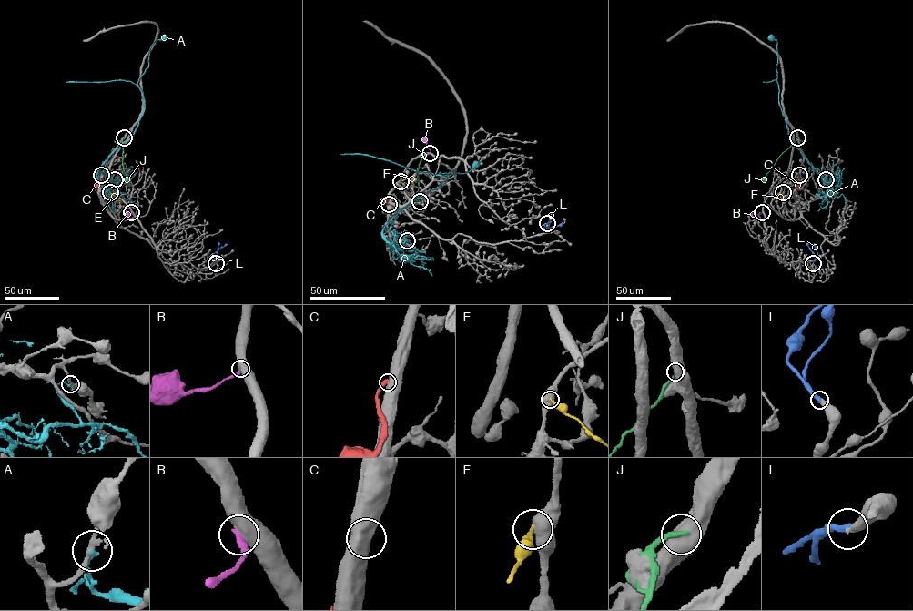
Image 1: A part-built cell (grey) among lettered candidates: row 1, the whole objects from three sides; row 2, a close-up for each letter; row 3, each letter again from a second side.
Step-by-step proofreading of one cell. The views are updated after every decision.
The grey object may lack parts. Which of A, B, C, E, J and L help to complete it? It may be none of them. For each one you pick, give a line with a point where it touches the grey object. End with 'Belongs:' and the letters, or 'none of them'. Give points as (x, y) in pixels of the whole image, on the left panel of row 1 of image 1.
L: contact (216, 263)
Belongs: L

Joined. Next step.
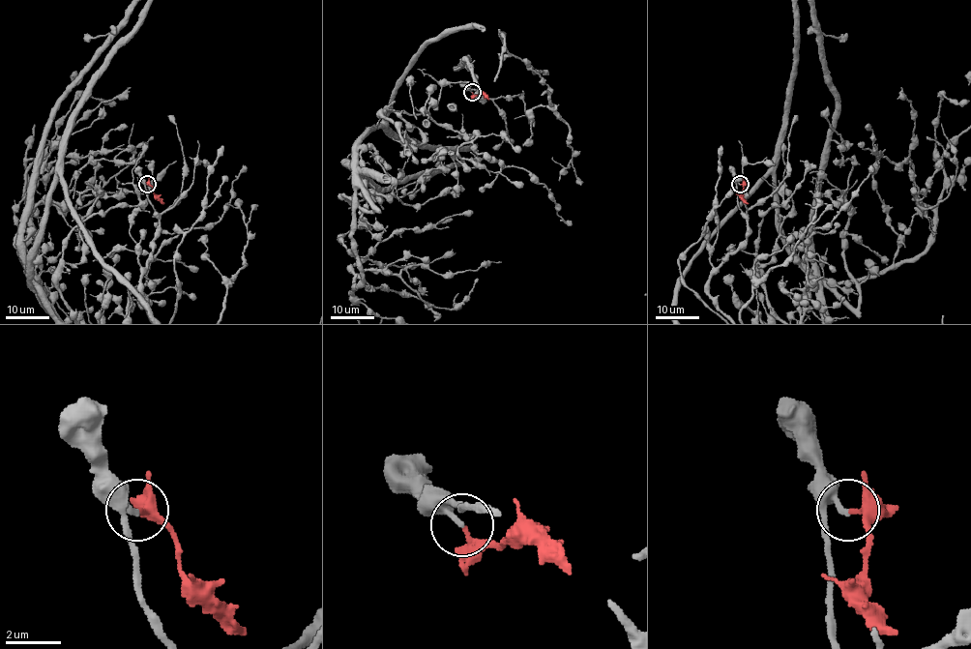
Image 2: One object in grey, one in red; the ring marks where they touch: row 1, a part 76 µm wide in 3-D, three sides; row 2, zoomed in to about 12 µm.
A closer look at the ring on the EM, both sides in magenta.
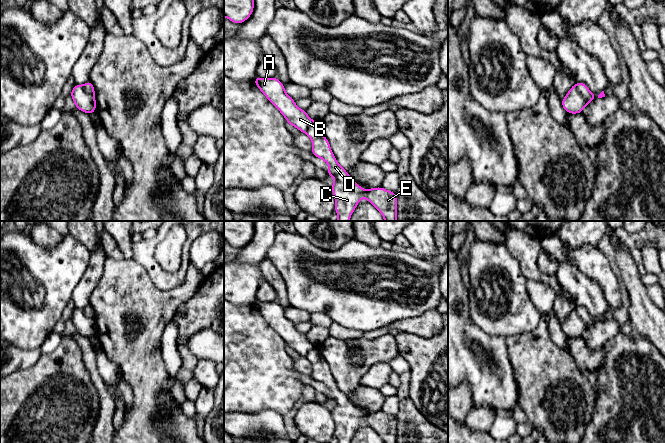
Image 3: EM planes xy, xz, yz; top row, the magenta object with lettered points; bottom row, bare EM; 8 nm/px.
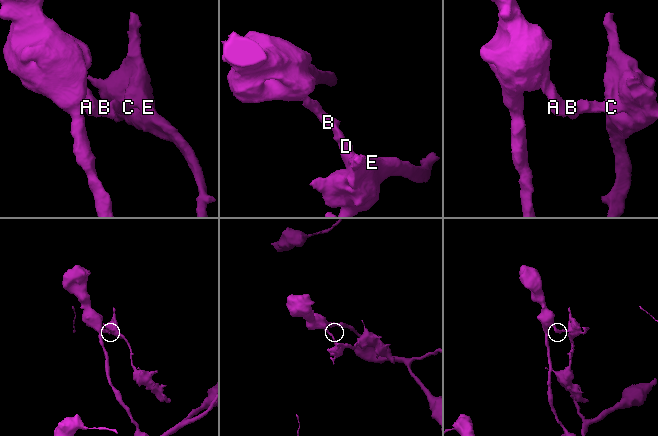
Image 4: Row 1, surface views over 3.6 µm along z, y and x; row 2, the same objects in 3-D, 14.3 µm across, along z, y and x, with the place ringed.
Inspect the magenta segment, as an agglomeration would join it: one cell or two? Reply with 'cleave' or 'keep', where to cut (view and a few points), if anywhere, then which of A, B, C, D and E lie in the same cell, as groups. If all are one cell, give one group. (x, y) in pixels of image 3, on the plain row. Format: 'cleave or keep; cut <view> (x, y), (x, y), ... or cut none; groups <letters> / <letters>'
cleave; cut yz (574, 308), (587, 326); groups A B / C D E

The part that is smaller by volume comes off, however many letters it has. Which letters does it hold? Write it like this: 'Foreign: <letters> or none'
Foreign: C, D, E

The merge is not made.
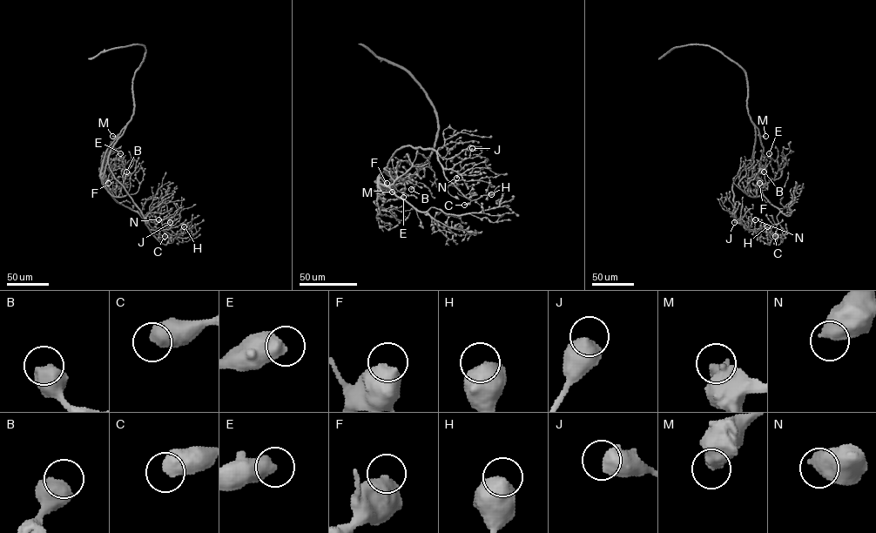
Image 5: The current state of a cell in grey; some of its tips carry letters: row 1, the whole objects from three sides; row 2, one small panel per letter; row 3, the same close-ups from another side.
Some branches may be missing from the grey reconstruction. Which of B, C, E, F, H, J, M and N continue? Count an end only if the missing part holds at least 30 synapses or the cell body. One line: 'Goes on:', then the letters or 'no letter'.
Goes on: B

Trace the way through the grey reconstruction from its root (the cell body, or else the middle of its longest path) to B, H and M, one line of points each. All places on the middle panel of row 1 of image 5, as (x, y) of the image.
B: (400, 177), (383, 172), (380, 175), (379, 182), (390, 185), (399, 177), (414, 180), (417, 183), (411, 189)
H: (400, 177), (386, 171), (397, 150), (431, 148), (444, 176), (468, 199), (491, 194)
M: (400, 177), (409, 178), (392, 192)

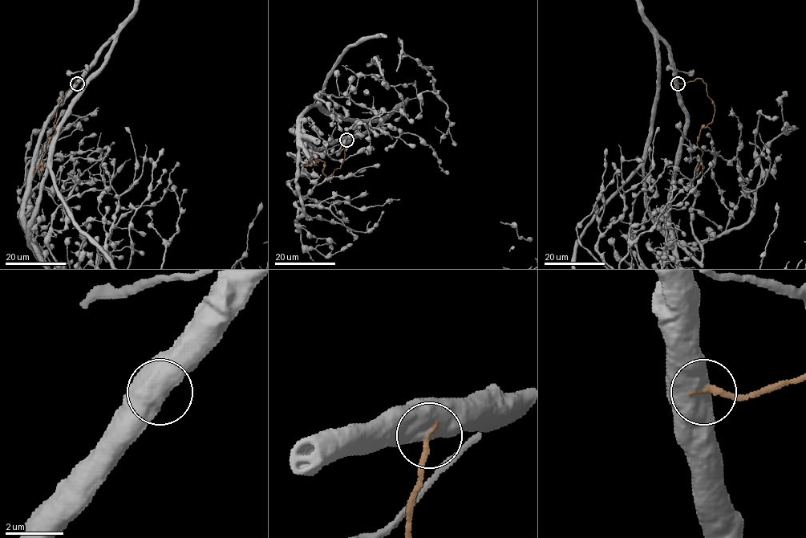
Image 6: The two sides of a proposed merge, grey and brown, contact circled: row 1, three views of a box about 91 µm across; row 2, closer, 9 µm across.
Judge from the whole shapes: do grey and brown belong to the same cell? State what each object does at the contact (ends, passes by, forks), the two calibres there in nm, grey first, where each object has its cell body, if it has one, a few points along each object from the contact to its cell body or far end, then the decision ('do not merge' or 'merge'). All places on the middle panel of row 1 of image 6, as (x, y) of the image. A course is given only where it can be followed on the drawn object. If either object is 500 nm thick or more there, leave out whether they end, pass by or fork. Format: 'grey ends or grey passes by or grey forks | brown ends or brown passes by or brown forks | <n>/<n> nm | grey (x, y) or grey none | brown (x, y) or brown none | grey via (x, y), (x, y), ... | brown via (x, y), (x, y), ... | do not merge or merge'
750/200 nm | grey none | brown none | brown via (346, 139), (342, 163), (329, 176), (323, 173), (325, 162), (318, 159), (315, 165), (303, 167) | do not merge

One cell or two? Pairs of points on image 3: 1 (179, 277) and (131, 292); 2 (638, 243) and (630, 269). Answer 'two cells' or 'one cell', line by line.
1: two cells
2: two cells

